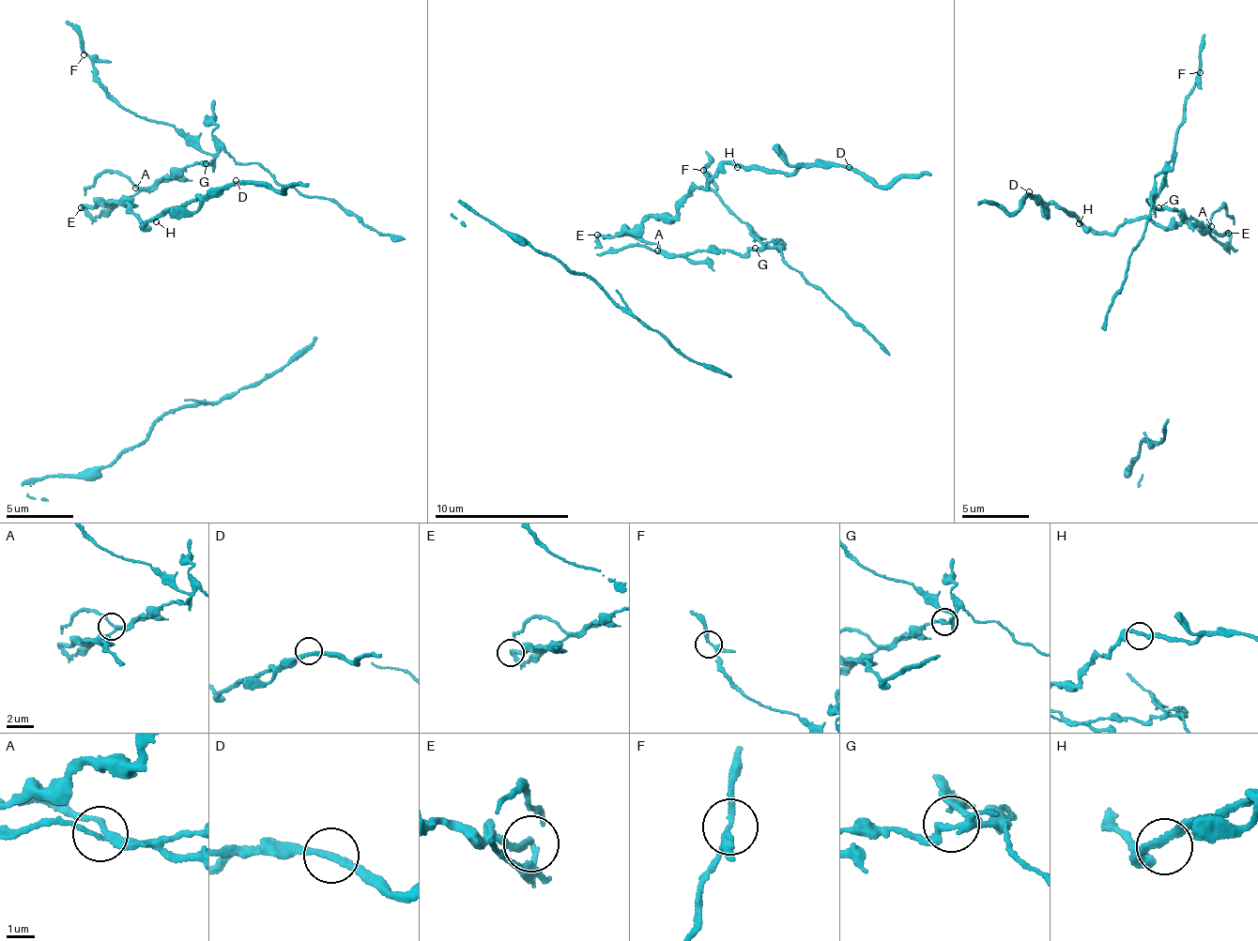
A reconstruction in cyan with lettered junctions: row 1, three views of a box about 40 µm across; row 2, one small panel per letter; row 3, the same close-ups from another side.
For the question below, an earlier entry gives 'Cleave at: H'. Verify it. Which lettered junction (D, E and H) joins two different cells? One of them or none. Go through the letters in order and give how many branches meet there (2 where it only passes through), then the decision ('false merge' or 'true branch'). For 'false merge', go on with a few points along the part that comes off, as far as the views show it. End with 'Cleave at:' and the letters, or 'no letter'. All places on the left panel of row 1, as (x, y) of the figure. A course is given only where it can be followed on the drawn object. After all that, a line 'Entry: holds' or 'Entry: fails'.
D: 2 | true branch
E: 3 | false merge
H: 2 | true branch
Cleave at: E
Entry: fails

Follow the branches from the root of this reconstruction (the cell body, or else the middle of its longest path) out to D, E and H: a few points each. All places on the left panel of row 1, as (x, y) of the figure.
D: (262, 167), (222, 153), (95, 217), (87, 210), (131, 204), (145, 229), (236, 180)
E: (262, 167), (222, 153), (211, 164), (192, 161), (141, 186), (95, 217), (83, 207)
H: (262, 167), (222, 153), (95, 217), (87, 210), (113, 201), (131, 204), (145, 229), (156, 221)

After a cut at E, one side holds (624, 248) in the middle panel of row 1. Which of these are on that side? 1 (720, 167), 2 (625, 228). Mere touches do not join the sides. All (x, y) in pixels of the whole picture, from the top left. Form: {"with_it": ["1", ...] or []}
{"with_it": []}

